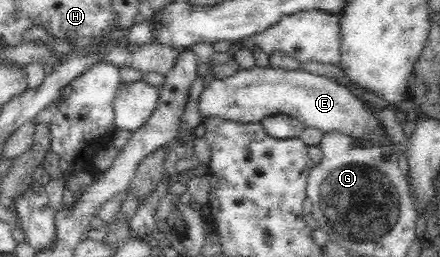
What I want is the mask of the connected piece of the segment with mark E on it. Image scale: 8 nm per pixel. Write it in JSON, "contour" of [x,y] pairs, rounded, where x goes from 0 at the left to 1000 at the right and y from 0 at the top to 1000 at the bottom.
{"contour":[[[577,257],[550,268],[511,307],[470,304],[450,381],[450,440],[459,467],[493,455],[509,471],[550,482],[586,479],[623,444],[655,444],[682,467],[693,494],[716,494],[739,518],[775,518],[825,564],[884,564],[895,591],[920,607],[923,564],[905,588],[895,533],[882,525],[864,463],[855,455],[855,416],[818,385],[782,331],[750,300],[677,268],[641,268]]]}

